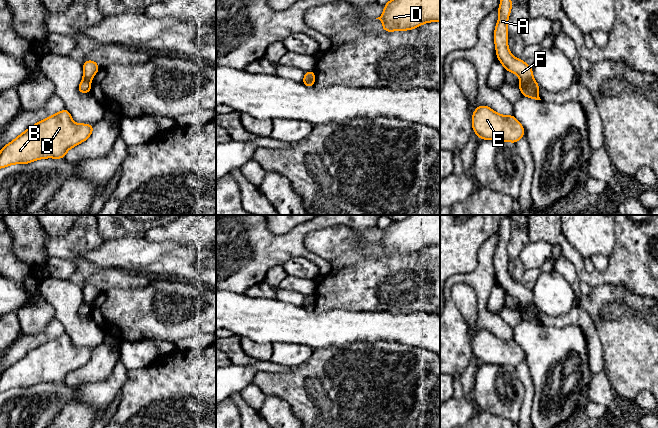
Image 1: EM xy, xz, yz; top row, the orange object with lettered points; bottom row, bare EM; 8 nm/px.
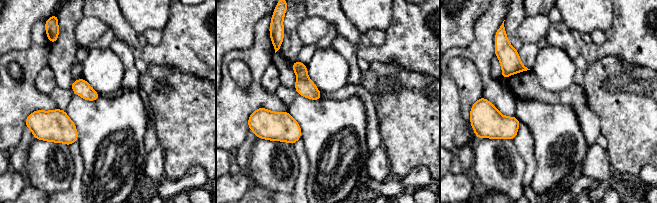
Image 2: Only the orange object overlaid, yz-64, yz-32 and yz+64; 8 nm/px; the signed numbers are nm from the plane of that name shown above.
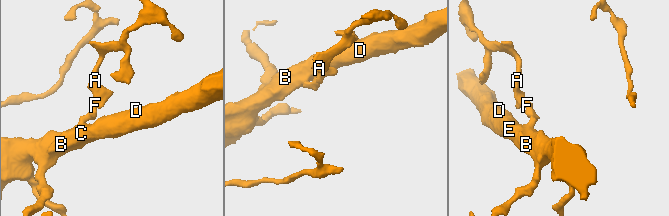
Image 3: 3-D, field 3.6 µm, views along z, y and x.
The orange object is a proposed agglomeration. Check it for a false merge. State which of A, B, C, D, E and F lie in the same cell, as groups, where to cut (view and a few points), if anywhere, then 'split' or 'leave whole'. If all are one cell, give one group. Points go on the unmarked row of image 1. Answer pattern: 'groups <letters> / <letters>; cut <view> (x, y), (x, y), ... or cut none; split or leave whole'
groups A F / B C D E; cut yz (532, 302), (528, 305), (520, 305); split

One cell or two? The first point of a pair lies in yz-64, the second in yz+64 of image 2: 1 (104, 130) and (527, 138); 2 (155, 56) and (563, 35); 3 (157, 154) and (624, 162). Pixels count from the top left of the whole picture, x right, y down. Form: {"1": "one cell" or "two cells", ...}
{"1": "two cells", "2": "two cells", "3": "two cells"}

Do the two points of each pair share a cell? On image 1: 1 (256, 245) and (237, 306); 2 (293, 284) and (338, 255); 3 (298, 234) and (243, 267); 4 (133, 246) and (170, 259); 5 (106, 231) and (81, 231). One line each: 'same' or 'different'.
1: different
2: different
3: same
4: same
5: different

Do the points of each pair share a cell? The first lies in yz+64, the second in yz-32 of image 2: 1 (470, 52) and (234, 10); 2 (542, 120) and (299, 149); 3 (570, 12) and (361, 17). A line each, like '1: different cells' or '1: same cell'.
1: different cells
2: different cells
3: same cell

